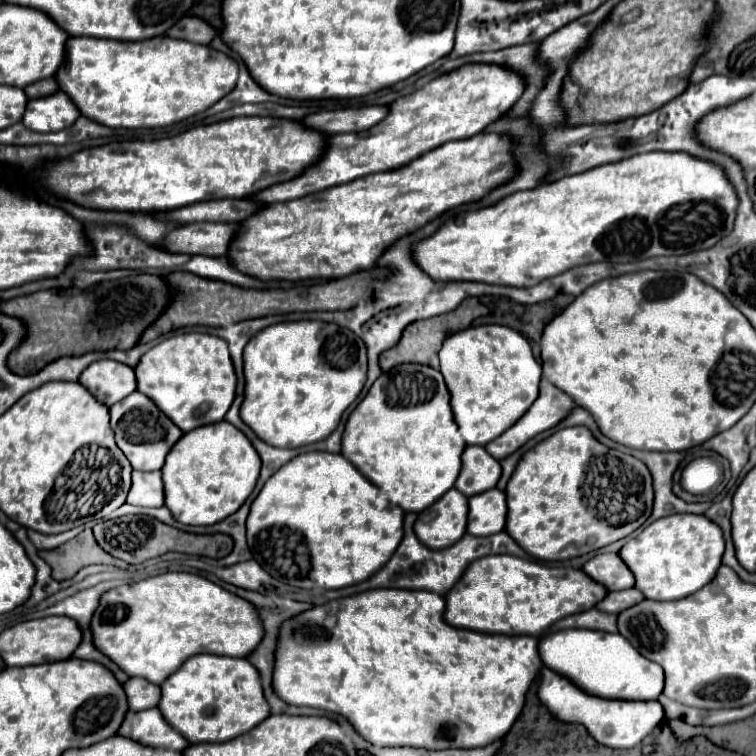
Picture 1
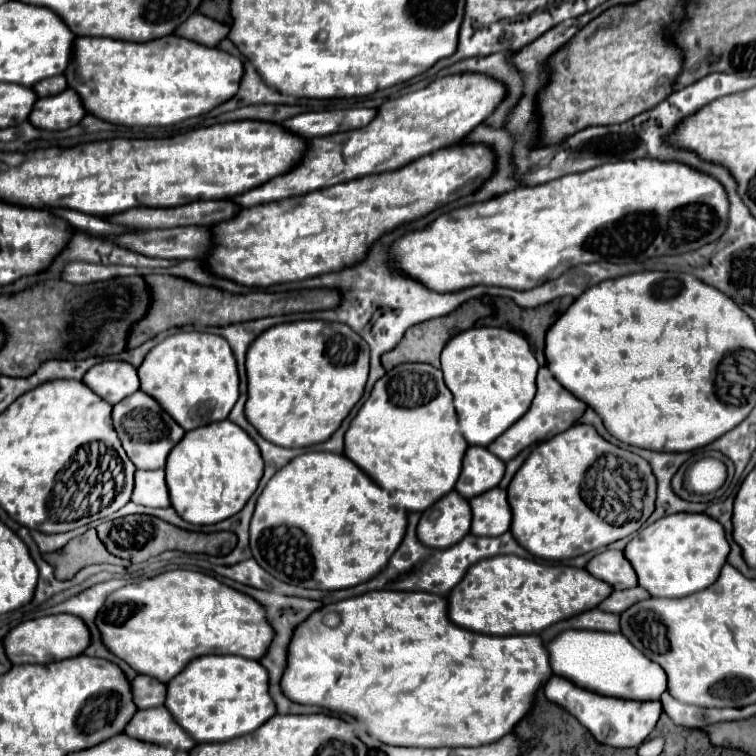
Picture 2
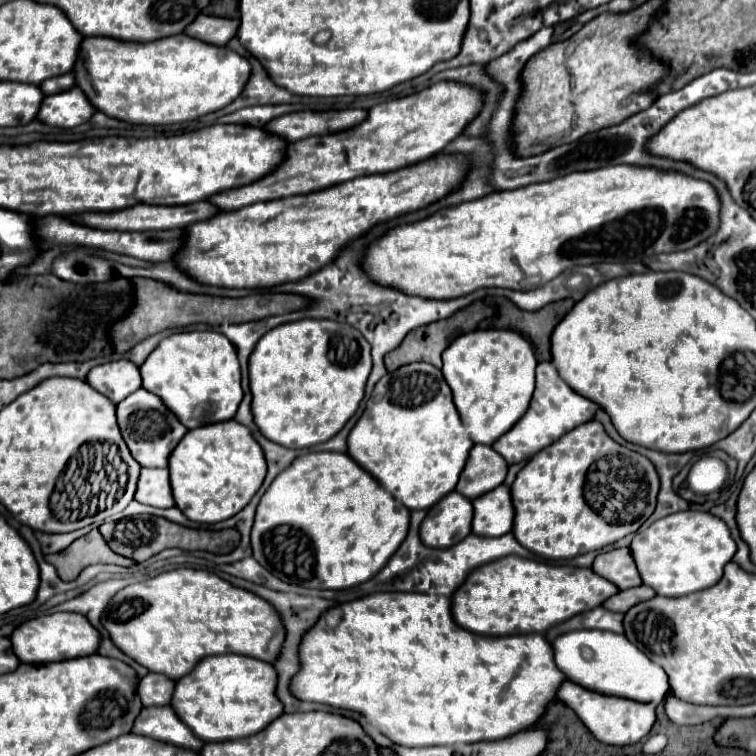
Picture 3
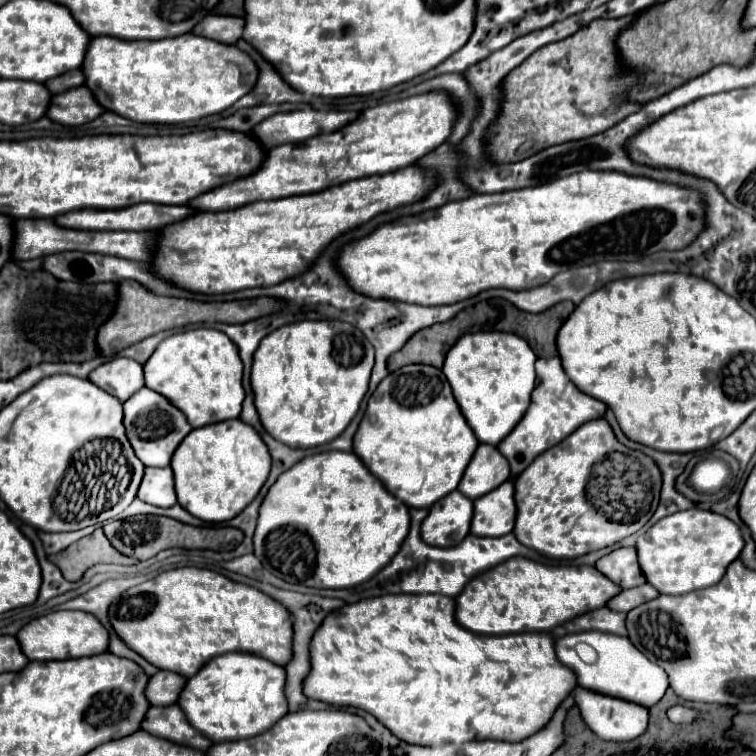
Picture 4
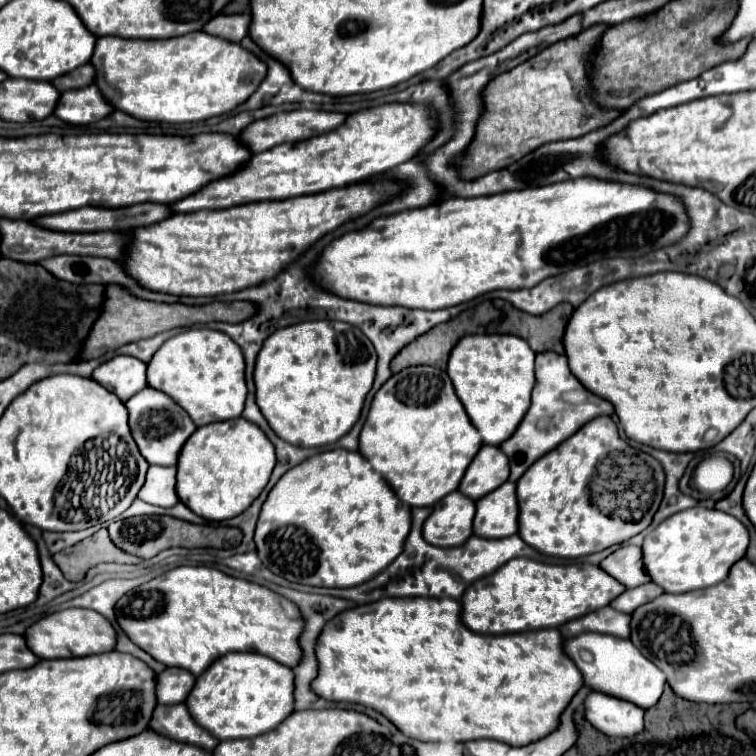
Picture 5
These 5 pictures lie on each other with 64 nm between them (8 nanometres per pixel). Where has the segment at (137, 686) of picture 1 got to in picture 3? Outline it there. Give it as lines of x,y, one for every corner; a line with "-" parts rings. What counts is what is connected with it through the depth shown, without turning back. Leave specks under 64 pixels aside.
148,674
140,680
138,694
144,706
162,706
170,704
176,680
168,680
164,674

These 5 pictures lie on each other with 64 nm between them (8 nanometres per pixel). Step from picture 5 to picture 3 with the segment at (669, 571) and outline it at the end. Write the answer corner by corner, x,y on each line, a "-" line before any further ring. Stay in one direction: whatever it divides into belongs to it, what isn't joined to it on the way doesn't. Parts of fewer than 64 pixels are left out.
676,512
660,518
632,540
632,556
640,570
642,582
652,586
658,596
684,596
714,586
724,566
736,554
736,542
726,522
708,512

